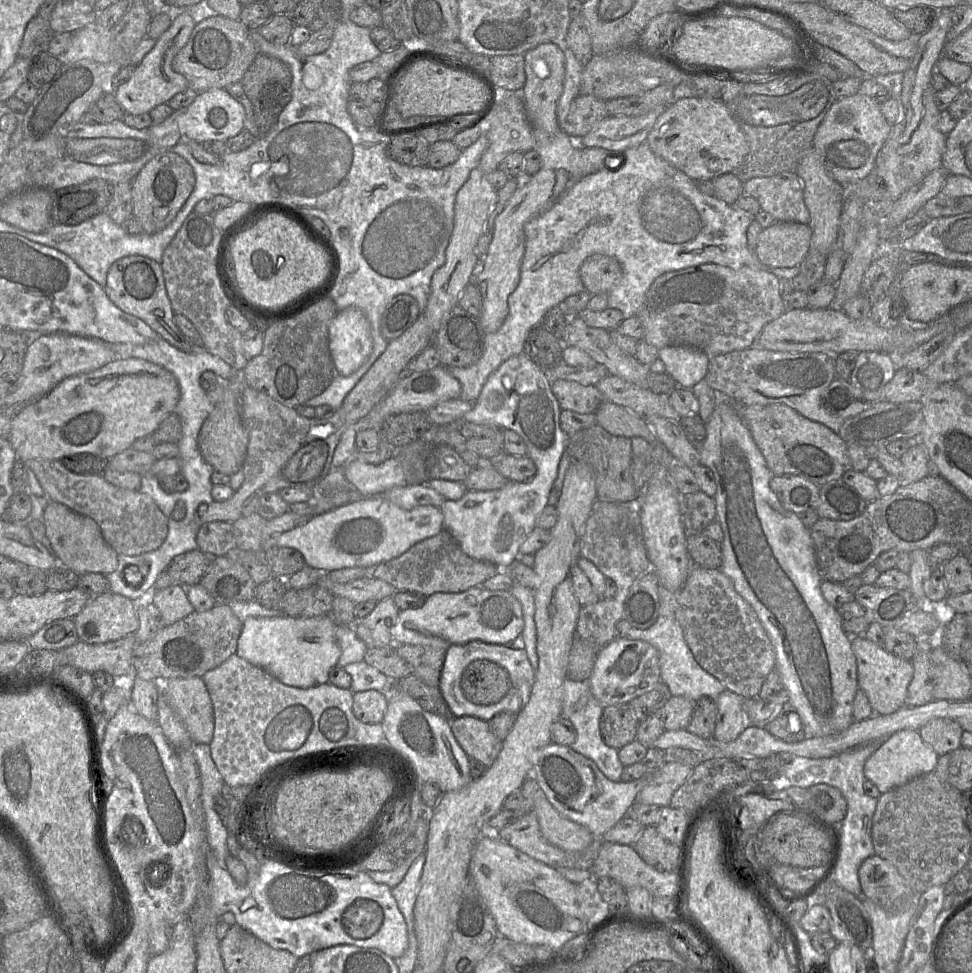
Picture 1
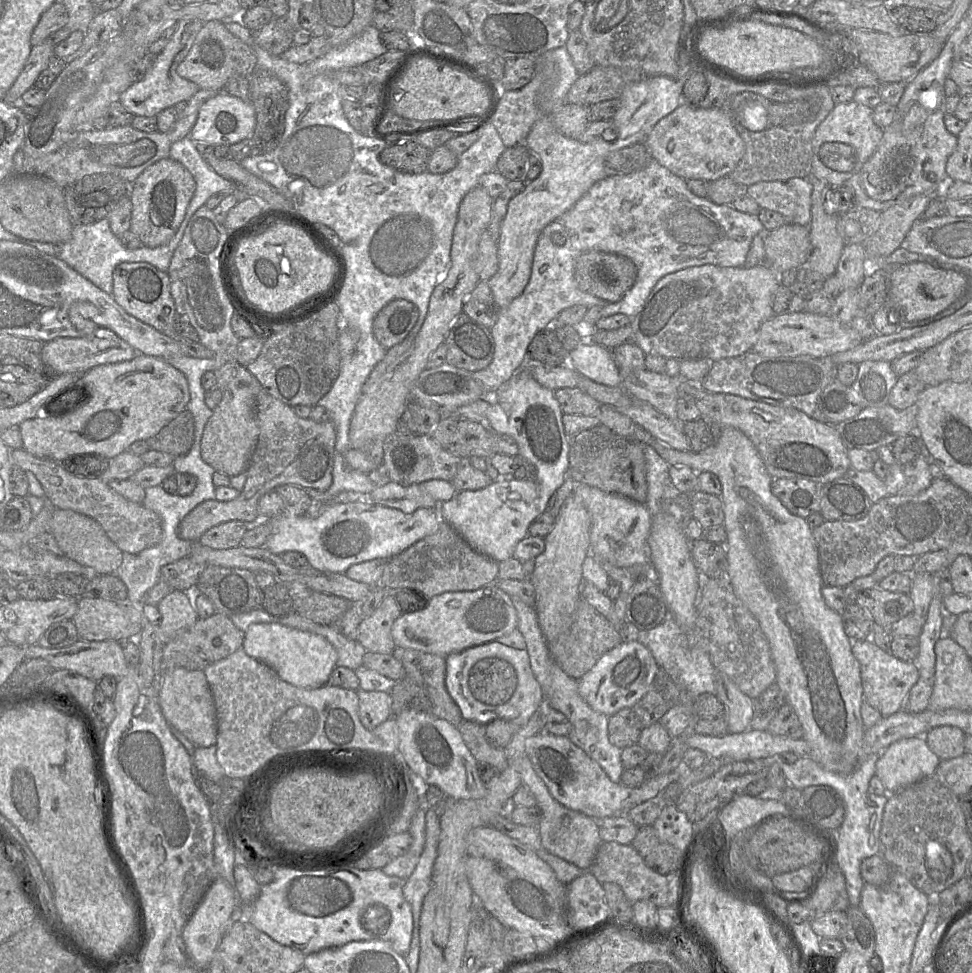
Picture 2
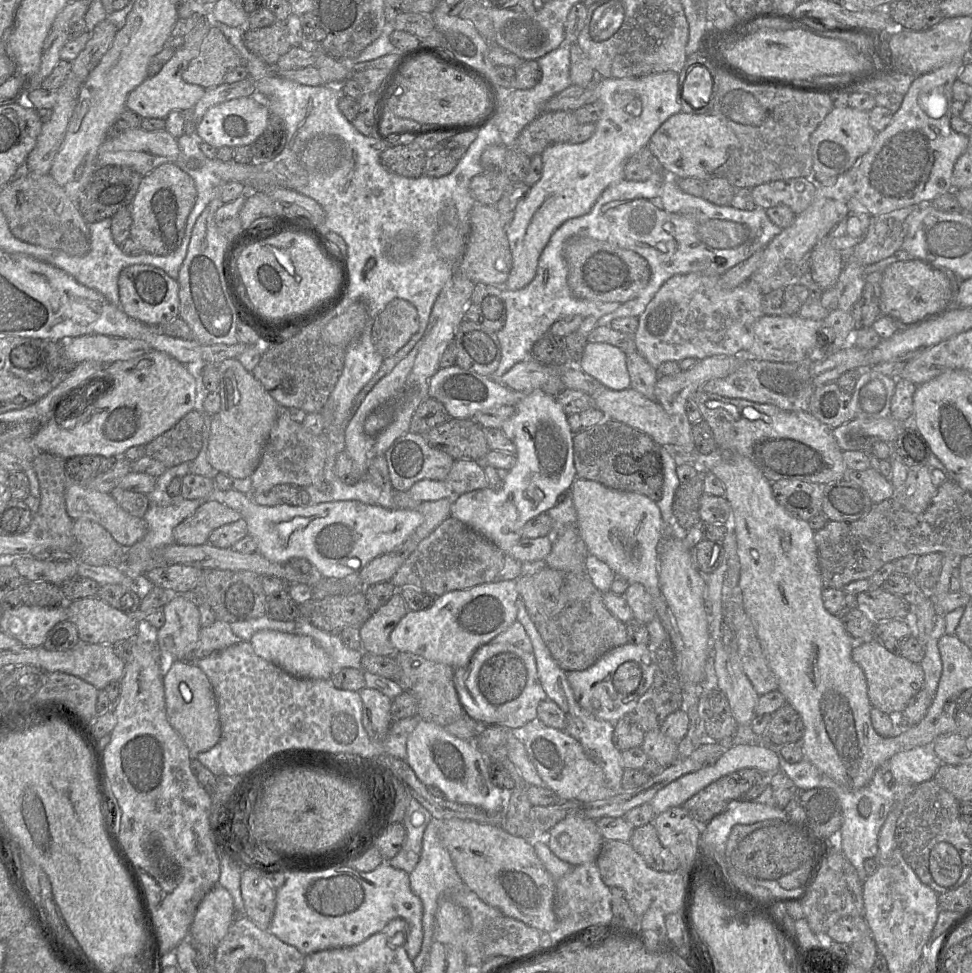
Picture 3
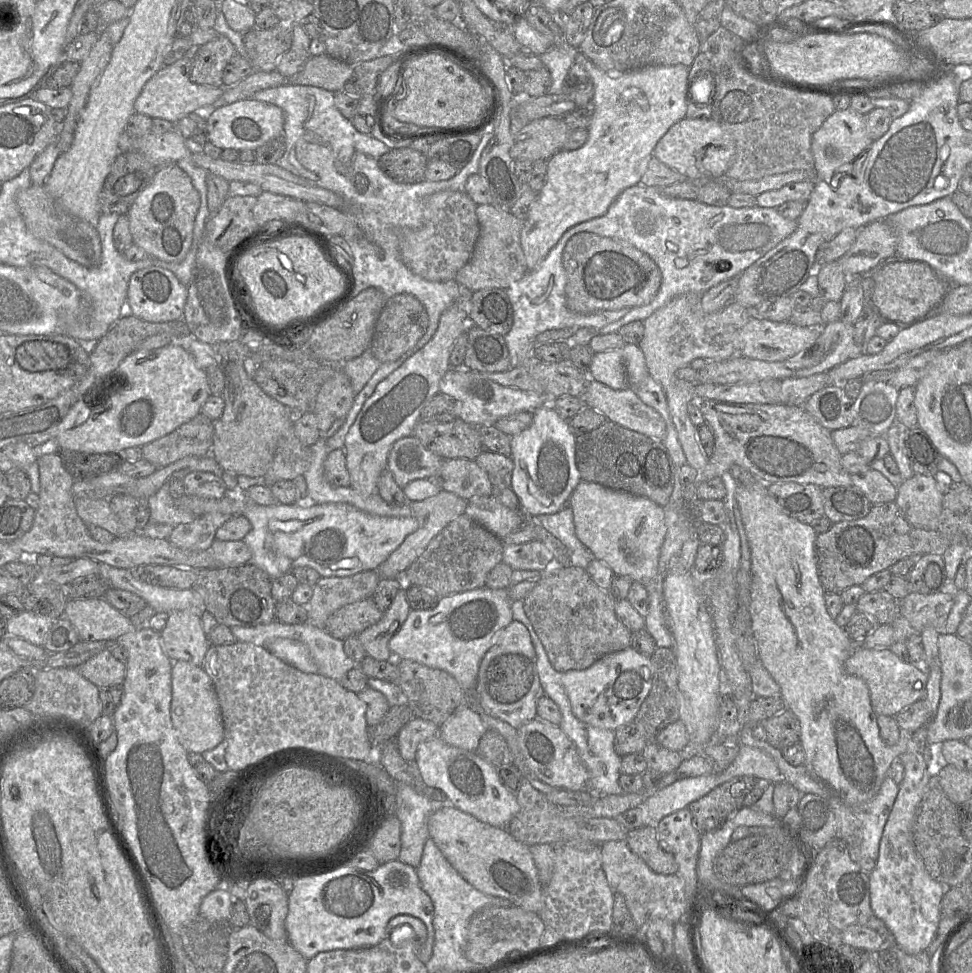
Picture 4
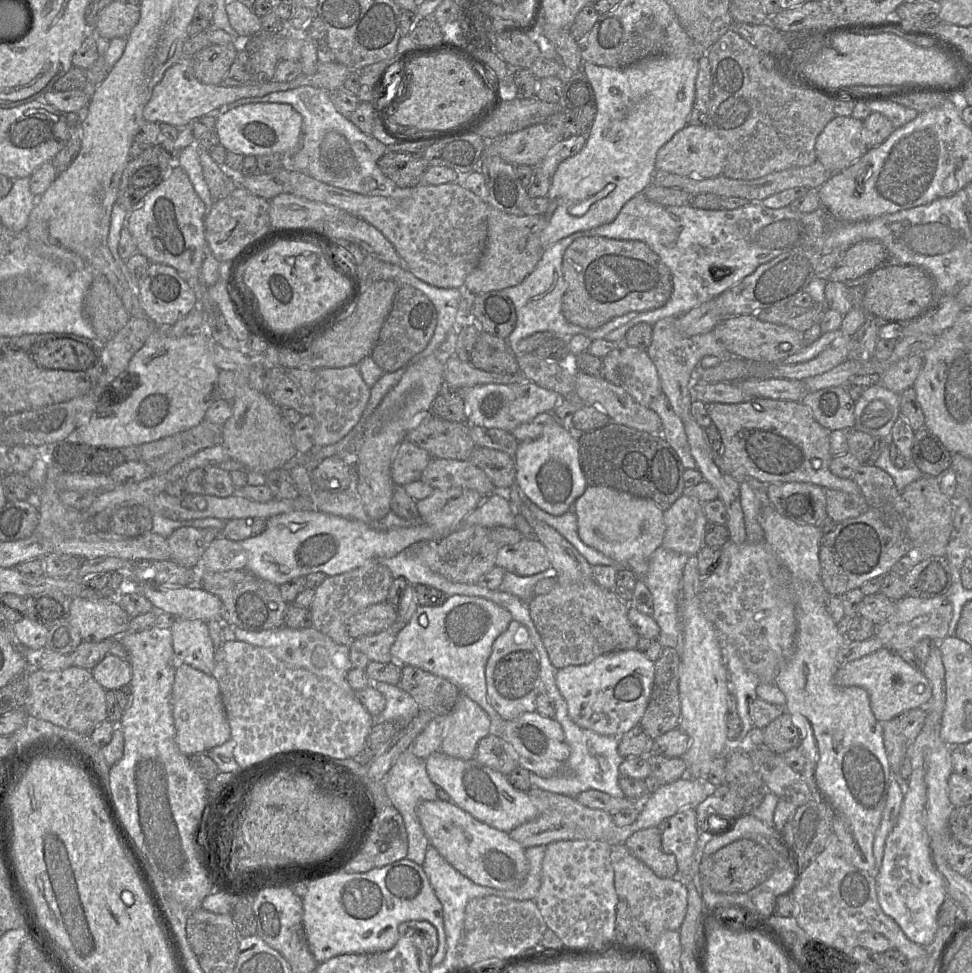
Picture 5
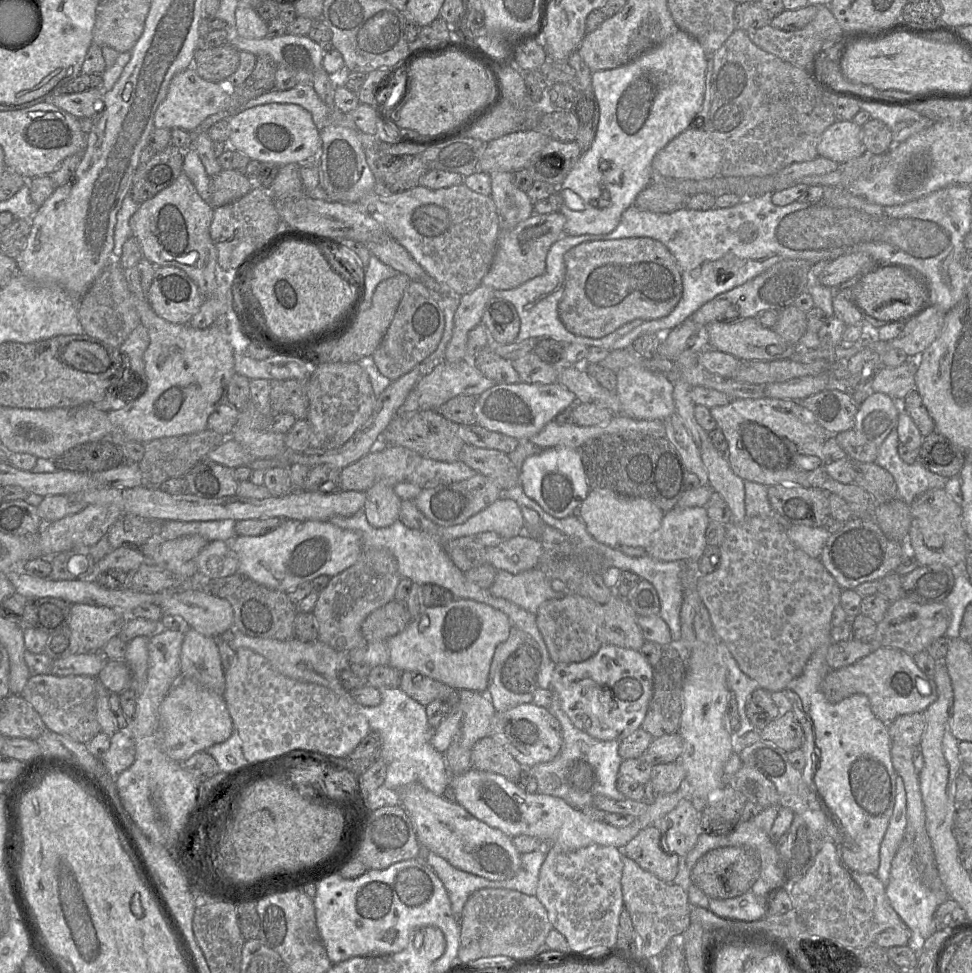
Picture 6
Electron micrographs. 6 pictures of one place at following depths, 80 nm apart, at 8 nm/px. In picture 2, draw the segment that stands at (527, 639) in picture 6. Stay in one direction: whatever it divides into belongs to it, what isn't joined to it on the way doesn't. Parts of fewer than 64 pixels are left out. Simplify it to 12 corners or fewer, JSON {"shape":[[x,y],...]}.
{"shape":[[518,628],[449,654],[464,720],[517,730],[545,701]]}

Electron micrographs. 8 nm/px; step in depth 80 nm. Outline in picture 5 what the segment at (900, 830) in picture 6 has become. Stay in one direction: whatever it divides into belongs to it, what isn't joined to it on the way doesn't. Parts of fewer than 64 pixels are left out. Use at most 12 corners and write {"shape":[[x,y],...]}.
{"shape":[[891,776],[886,805],[873,842],[874,872],[882,864],[886,838],[897,822],[902,789]]}

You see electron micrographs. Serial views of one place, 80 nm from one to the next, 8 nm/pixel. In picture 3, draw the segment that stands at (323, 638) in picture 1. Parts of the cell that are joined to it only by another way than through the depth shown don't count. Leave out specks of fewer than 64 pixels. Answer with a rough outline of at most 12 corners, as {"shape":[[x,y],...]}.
{"shape":[[261,630],[258,656],[296,678],[328,680],[330,657],[309,636]]}

